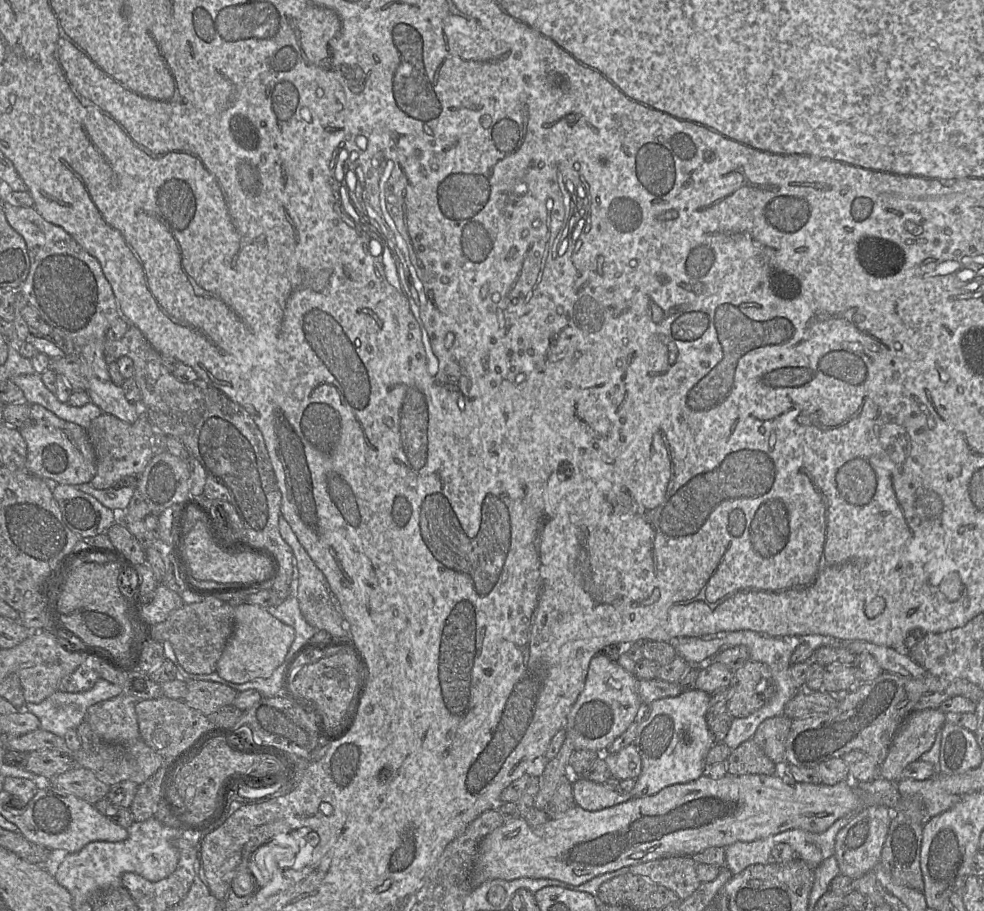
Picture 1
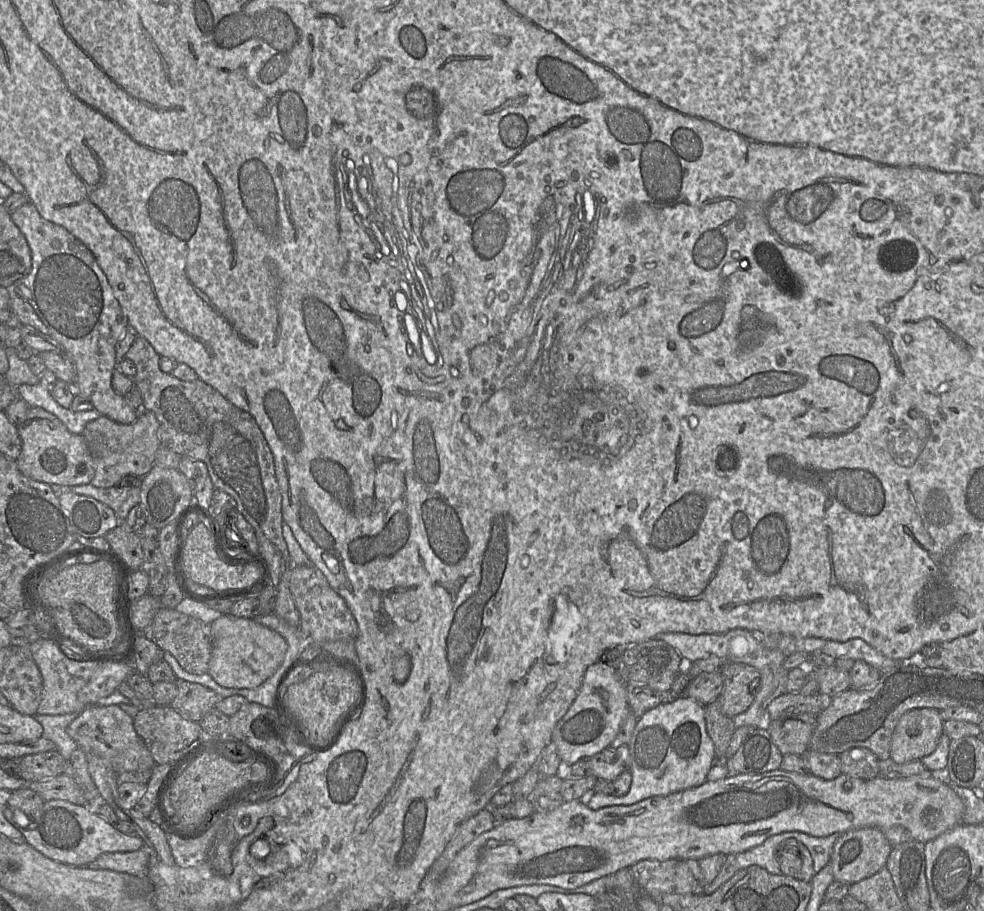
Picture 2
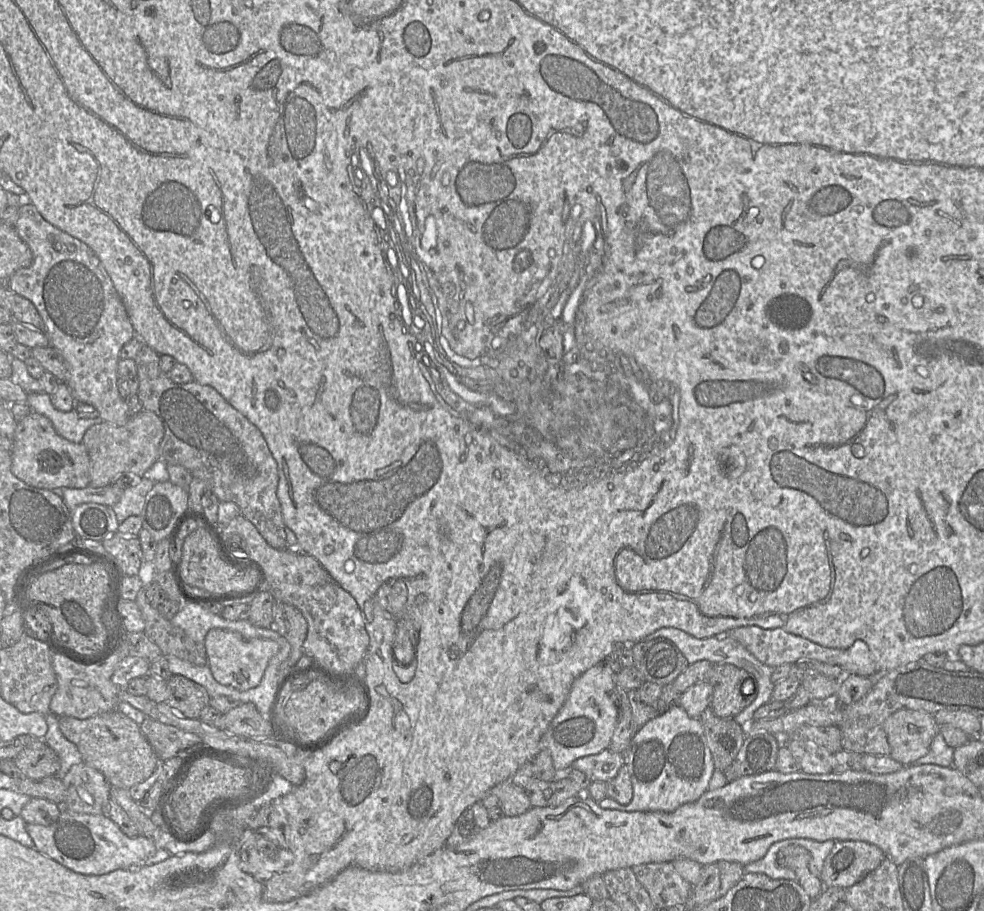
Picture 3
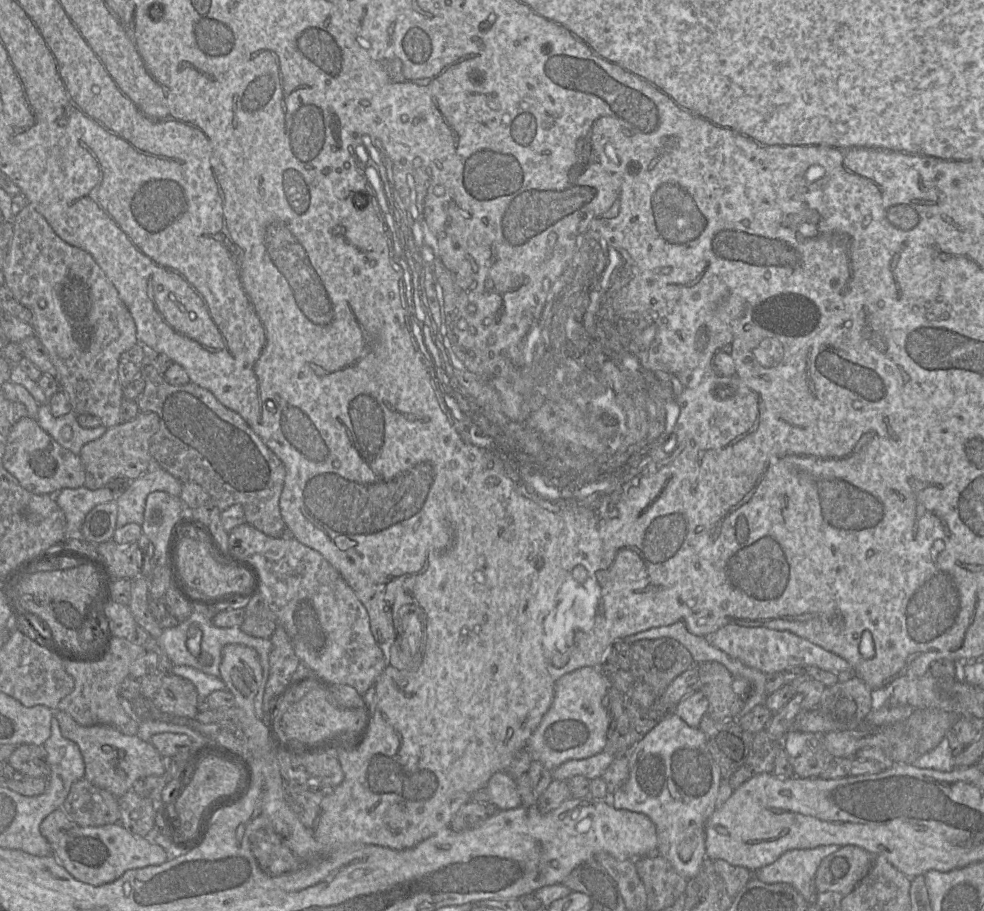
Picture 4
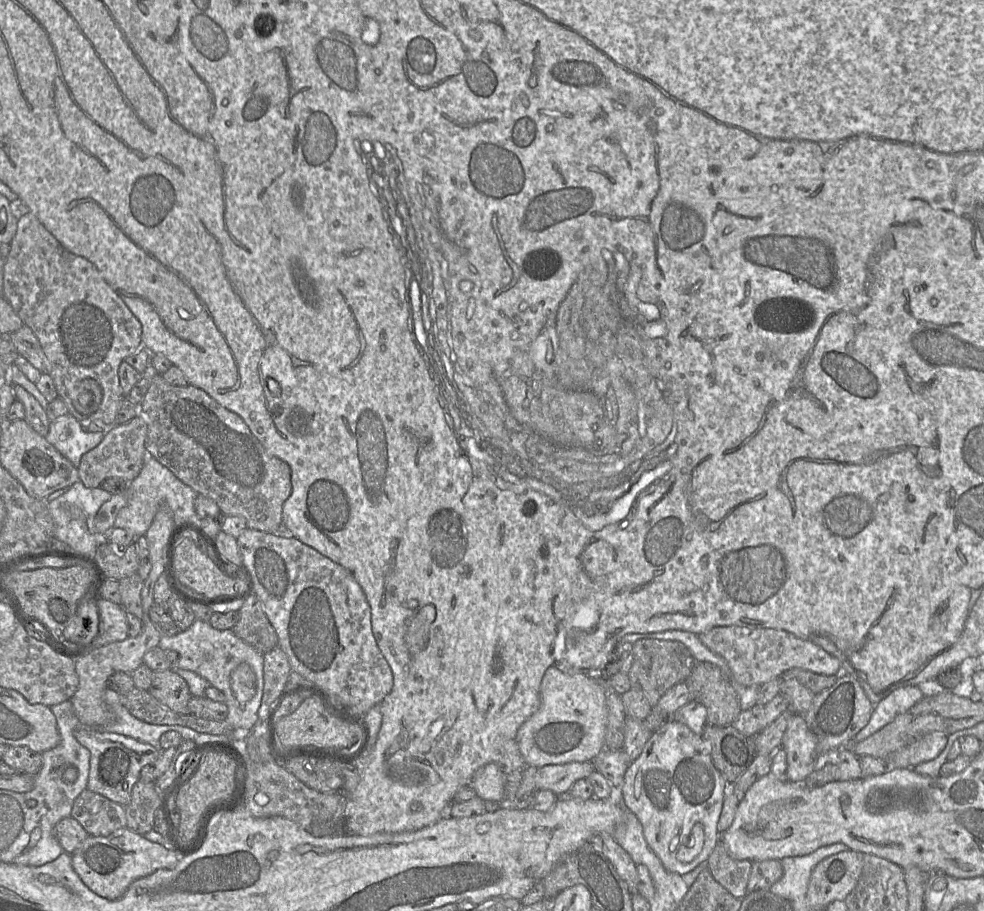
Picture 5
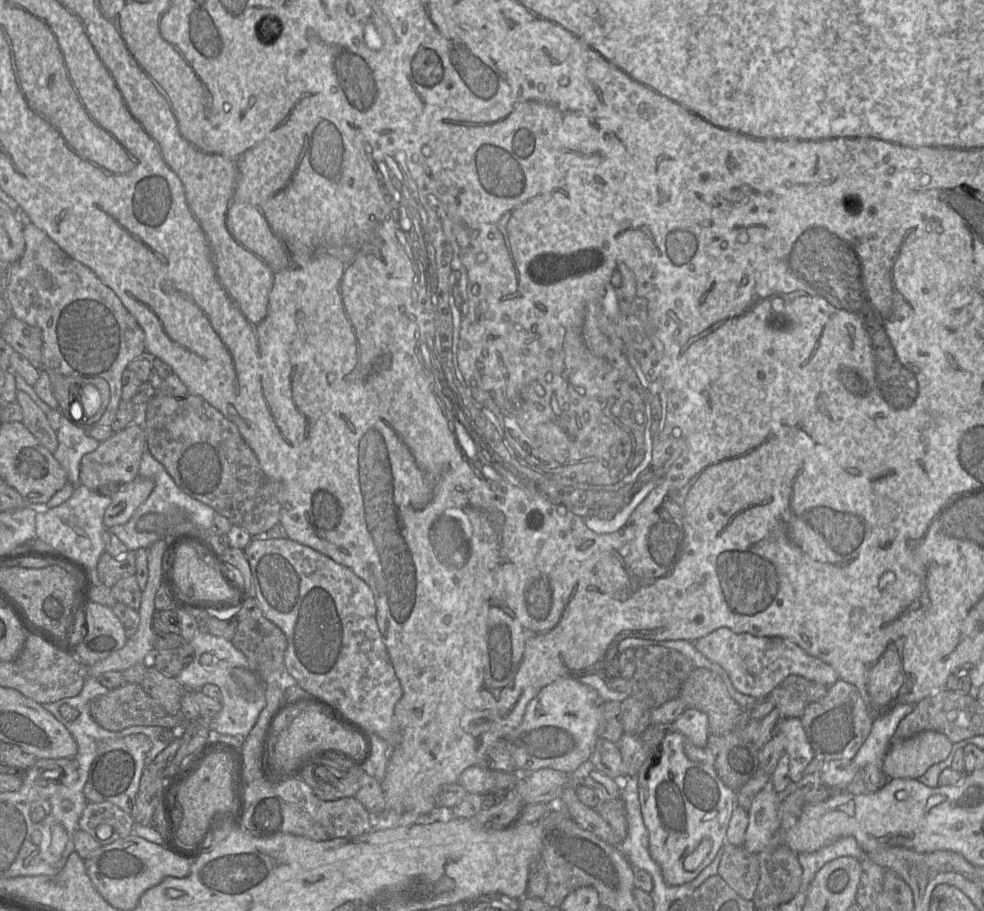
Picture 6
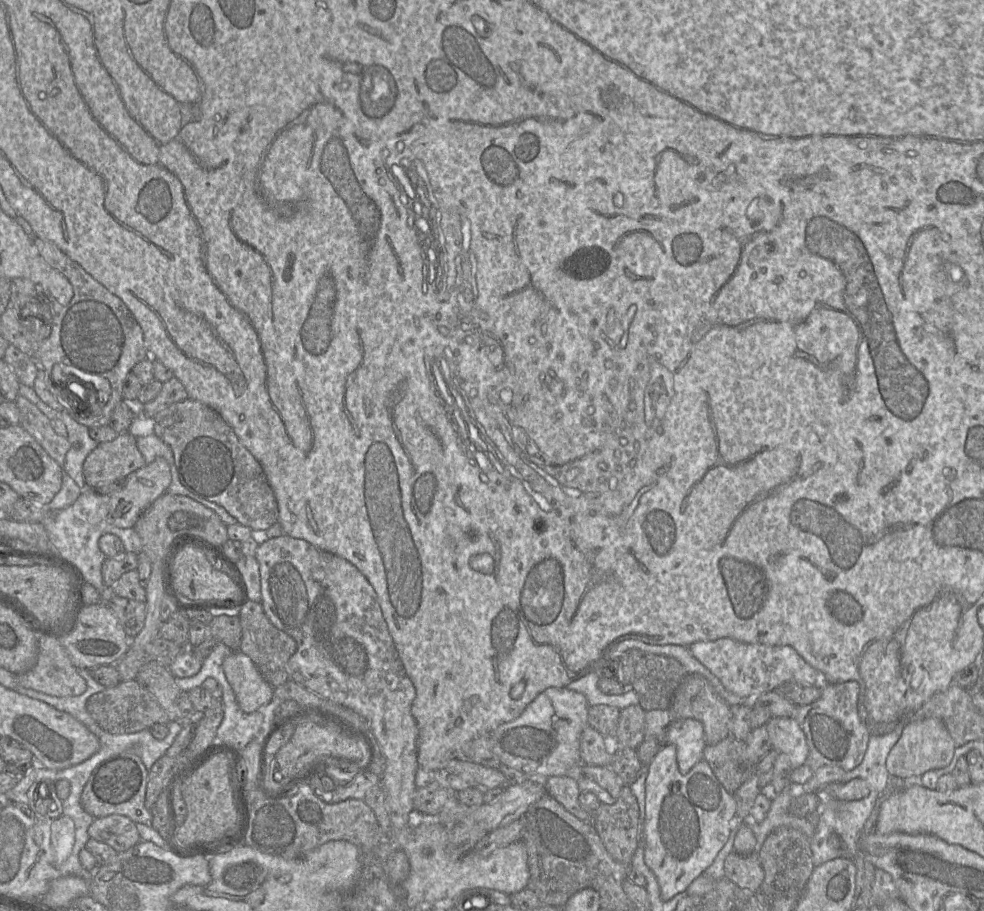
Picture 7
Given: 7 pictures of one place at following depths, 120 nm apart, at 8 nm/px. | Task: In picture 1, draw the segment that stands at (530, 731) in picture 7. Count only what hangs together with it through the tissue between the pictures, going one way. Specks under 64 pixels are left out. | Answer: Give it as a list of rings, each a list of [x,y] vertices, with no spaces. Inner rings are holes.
[[[597,654],[590,660],[584,688],[573,704],[564,728],[566,739],[574,749],[605,752],[639,718],[643,704],[637,692],[638,680],[633,673],[604,655]]]

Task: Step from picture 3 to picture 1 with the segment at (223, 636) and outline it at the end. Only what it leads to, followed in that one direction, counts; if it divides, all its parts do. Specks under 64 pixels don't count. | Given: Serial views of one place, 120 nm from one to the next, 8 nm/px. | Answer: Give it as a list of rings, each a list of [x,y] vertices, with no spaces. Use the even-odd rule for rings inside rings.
[[[243,603],[234,608],[234,629],[218,660],[216,672],[235,684],[269,678],[284,662],[294,641],[295,630],[256,604]]]

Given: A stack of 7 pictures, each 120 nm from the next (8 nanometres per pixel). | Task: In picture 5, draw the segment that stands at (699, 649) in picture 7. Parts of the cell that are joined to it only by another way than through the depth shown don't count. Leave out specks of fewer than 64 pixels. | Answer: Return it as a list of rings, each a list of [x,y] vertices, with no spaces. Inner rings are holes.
[[[719,626],[698,637],[707,648],[725,659],[735,680],[744,686],[760,686],[780,678],[785,671],[793,668],[823,675],[842,673],[841,662],[837,657],[819,645],[782,629]]]

